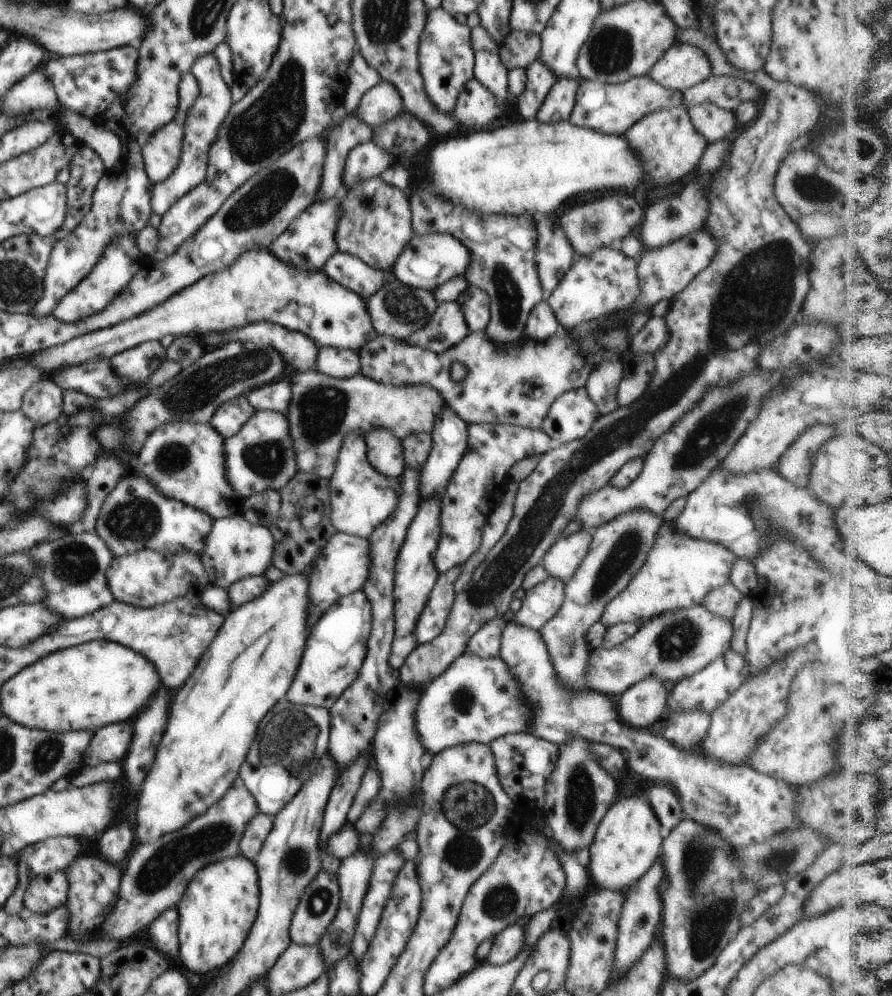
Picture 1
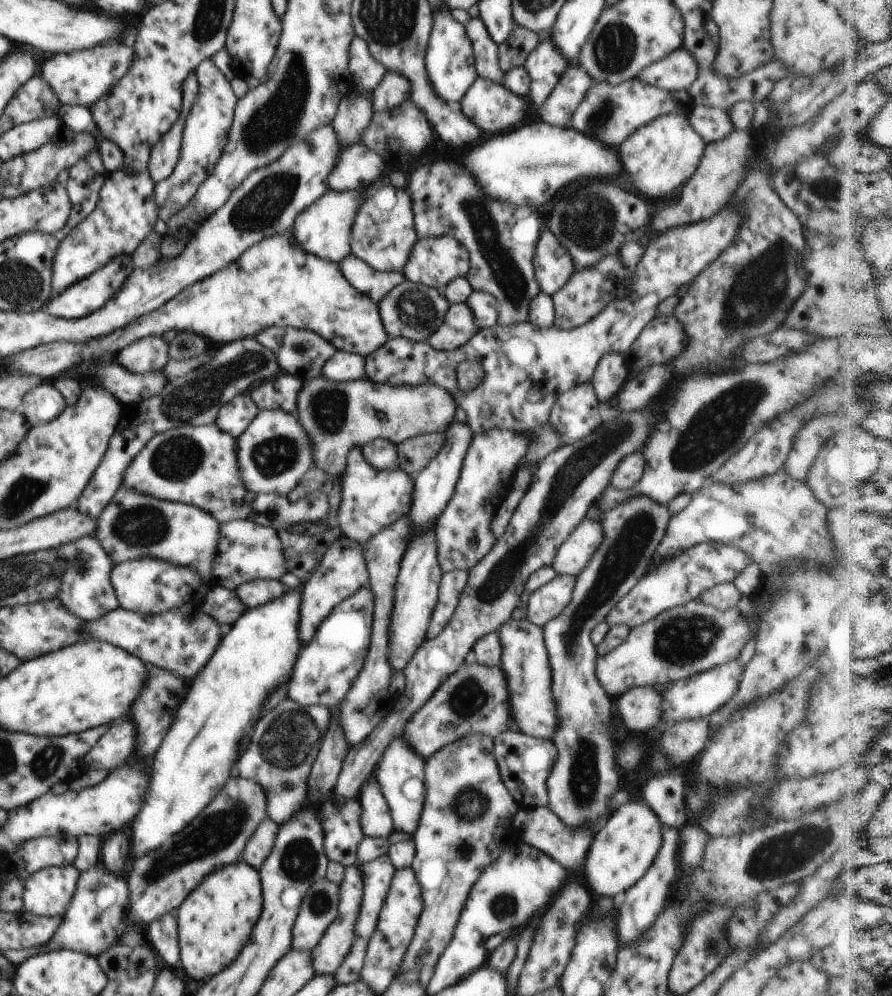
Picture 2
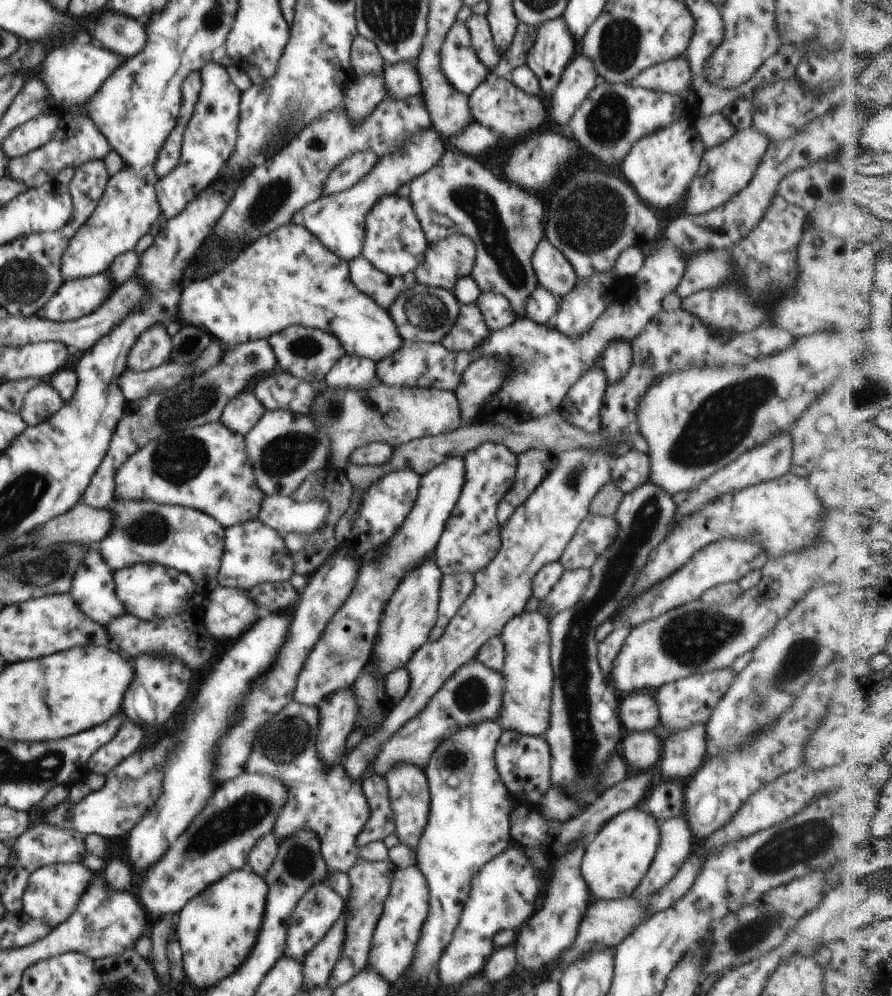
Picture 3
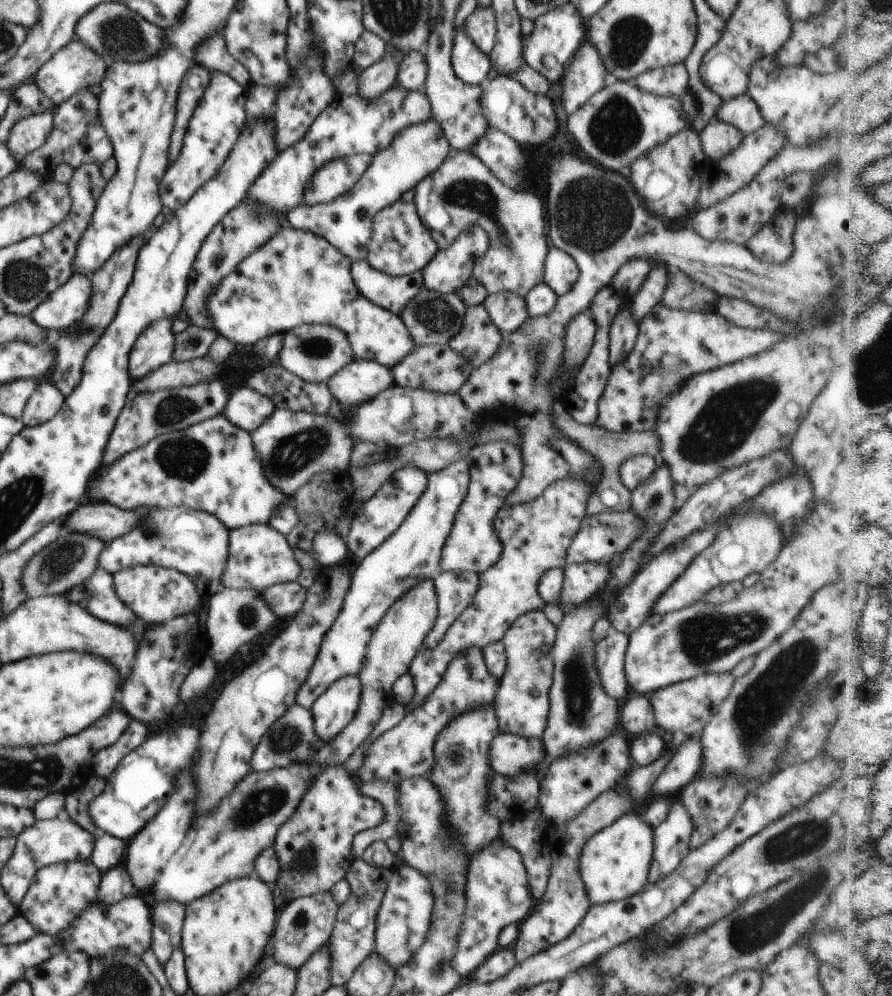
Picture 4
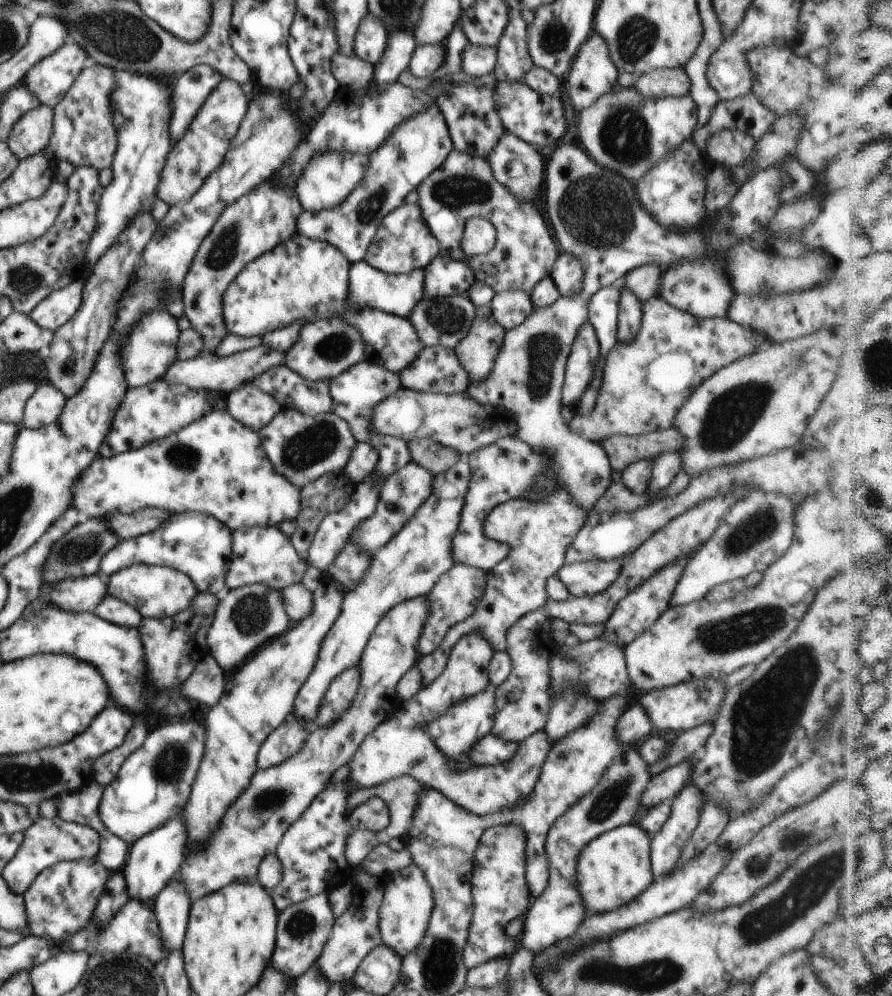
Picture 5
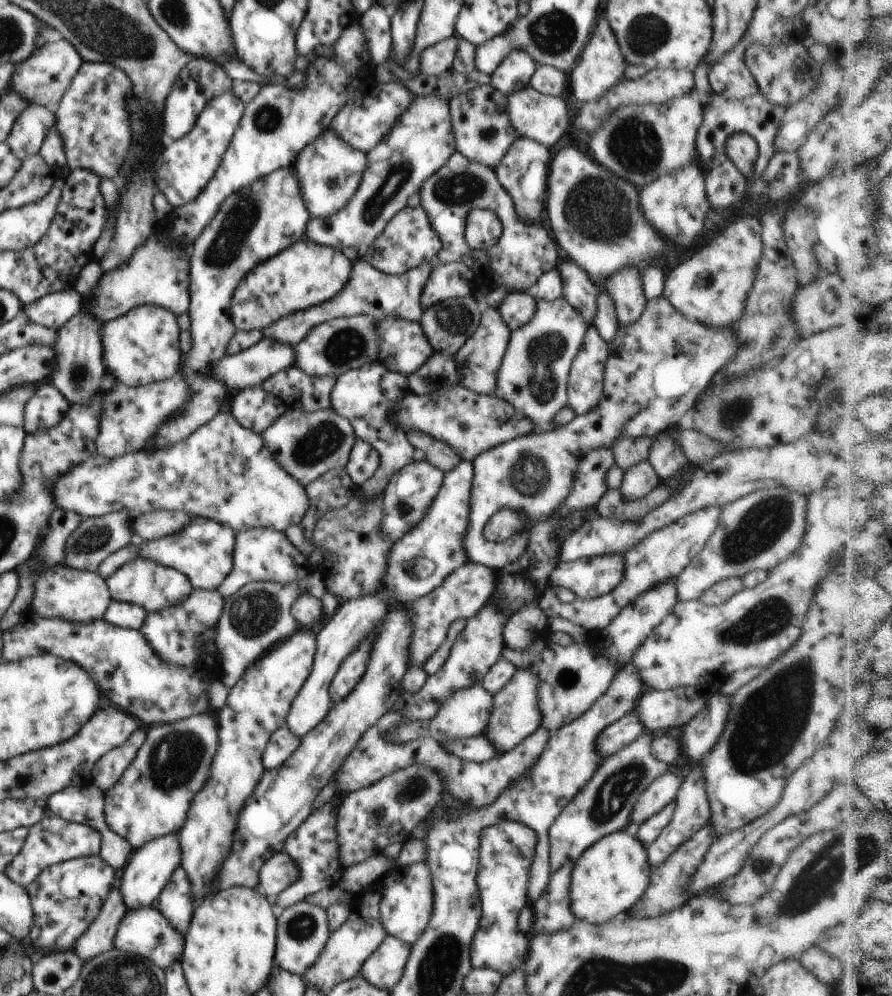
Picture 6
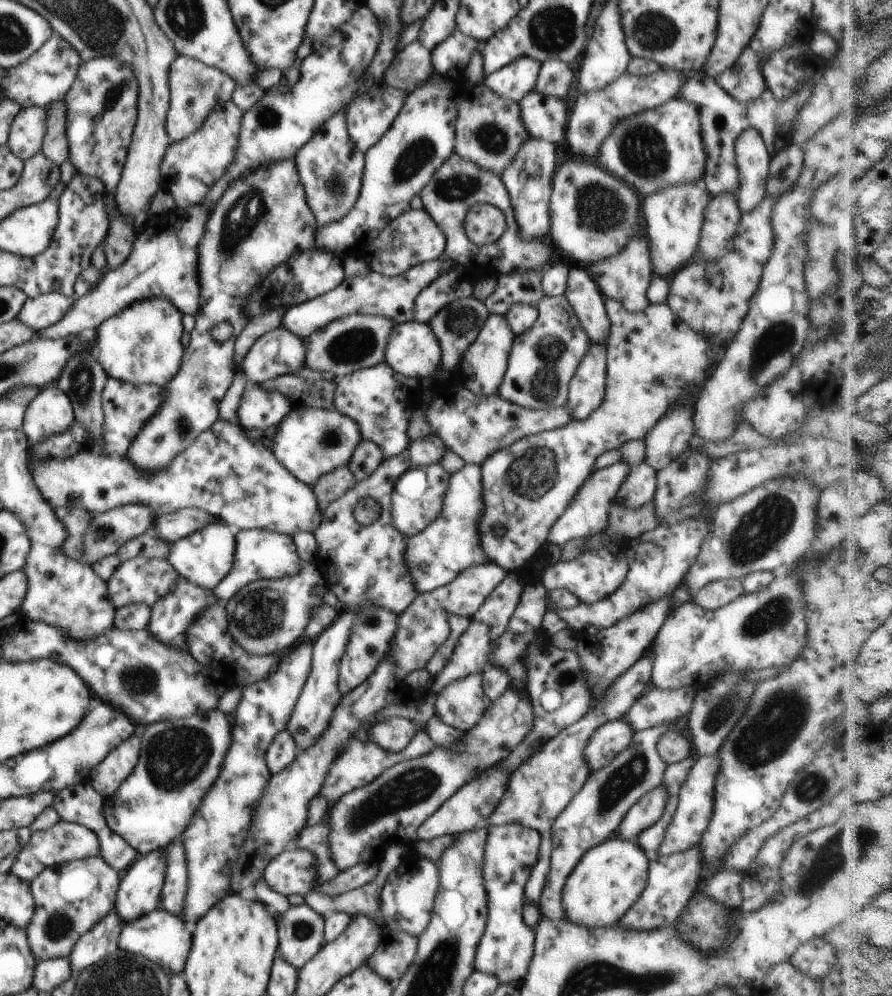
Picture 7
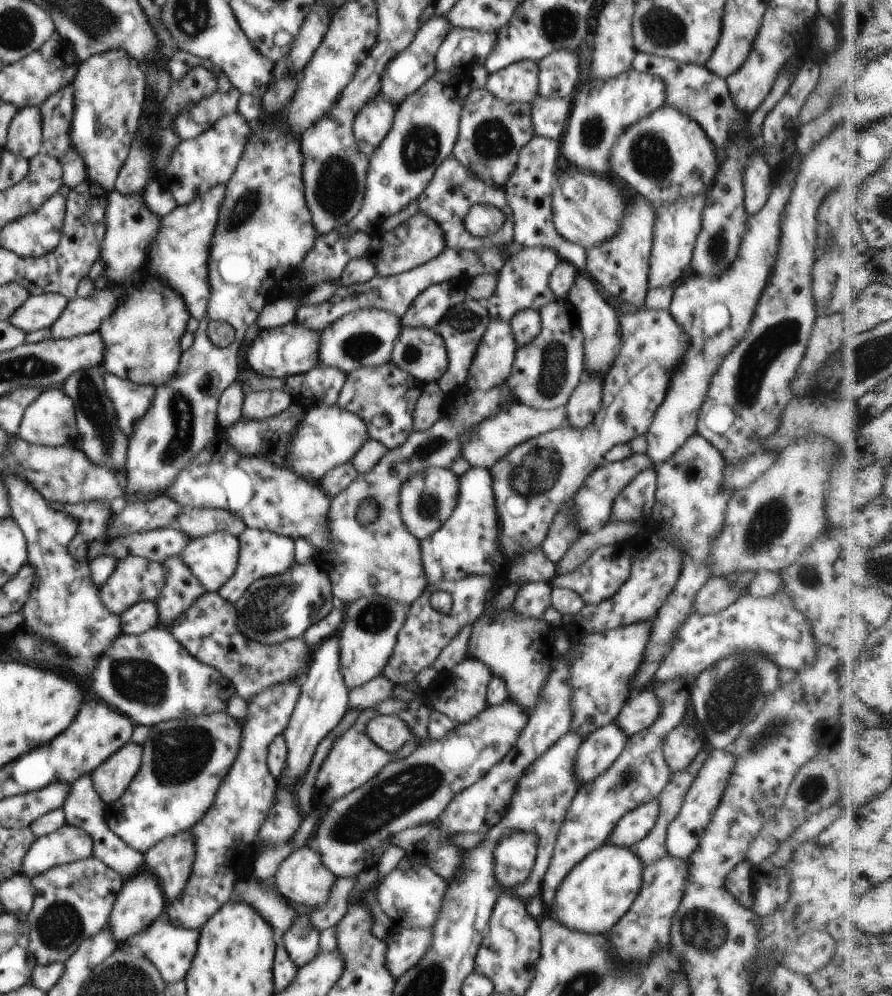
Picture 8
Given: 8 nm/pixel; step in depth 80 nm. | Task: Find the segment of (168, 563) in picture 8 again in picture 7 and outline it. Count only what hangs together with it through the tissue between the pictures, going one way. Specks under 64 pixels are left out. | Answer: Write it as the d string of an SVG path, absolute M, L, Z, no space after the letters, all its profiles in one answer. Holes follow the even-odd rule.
M178 575L175 587L162 597L151 608L151 619L149 620L148 629L156 638L164 640L164 644L173 647L186 648L184 644L185 630L187 626L194 620L194 617L208 605L213 605L217 600L213 591L202 588L193 582L190 582L185 576Z

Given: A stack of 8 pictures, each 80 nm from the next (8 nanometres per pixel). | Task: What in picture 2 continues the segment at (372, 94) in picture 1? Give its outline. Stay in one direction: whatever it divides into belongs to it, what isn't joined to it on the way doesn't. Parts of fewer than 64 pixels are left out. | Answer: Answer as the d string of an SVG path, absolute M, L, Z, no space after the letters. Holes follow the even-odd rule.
M388 72L382 82L374 88L373 112L390 110L402 104L410 94L412 86L406 78L402 78L398 72Z

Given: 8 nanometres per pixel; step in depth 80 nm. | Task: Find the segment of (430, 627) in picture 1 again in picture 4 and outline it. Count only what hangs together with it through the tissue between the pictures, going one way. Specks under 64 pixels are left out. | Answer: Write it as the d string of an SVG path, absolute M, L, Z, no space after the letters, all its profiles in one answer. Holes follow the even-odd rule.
M441 571L434 579L438 616L426 635L423 648L433 649L452 623L473 603L480 588L478 573Z

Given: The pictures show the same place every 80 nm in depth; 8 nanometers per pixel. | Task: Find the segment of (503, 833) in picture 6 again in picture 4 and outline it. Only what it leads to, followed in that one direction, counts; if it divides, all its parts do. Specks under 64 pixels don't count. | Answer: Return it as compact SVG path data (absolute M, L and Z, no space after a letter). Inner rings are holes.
M494 840L492 844L482 848L468 868L466 898L468 904L458 936L458 952L454 956L453 967L467 980L478 966L486 962L486 958L490 958L496 952L498 934L502 932L502 928L512 922L520 924L532 910L534 898L530 892L520 852L502 840Z

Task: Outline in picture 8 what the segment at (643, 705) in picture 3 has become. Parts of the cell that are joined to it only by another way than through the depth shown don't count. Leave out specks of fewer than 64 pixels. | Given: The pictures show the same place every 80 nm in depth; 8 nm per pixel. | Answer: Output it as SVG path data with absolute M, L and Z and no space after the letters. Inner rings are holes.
M615 722L589 734L575 756L574 770L579 782L592 782L604 774L624 750L627 738Z

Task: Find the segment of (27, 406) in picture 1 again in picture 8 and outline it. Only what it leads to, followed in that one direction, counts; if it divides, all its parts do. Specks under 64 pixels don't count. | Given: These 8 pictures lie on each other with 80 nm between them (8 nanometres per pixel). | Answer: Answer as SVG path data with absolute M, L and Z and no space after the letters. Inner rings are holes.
M59 387L43 389L40 396L28 406L24 413L18 435L33 445L49 447L66 446L78 438L78 427L73 400Z

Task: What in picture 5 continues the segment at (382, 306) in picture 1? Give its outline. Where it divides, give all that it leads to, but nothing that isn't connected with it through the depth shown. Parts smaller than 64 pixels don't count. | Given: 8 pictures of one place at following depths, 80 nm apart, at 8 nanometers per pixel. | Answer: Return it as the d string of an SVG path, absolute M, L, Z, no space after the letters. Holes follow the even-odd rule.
M452 295L444 298L426 298L415 306L408 320L418 333L424 347L445 346L454 349L455 346L470 332L476 316L475 304L466 296Z

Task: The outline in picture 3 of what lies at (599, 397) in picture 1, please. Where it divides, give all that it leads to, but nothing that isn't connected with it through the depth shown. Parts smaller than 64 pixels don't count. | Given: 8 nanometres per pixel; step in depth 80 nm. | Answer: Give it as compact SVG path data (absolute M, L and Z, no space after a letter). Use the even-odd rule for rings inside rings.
M612 339L604 349L601 365L607 376L607 386L620 380L627 373L632 360L633 348L626 339Z

